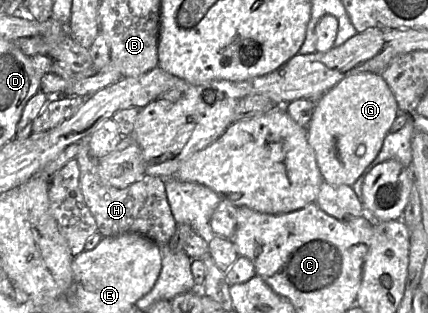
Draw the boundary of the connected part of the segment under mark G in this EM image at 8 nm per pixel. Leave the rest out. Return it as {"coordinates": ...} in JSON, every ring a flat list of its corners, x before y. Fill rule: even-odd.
{"coordinates":[[362,72,347,76,324,93,307,126,307,140,324,181,353,186,380,152,398,114,395,98,379,74]]}

